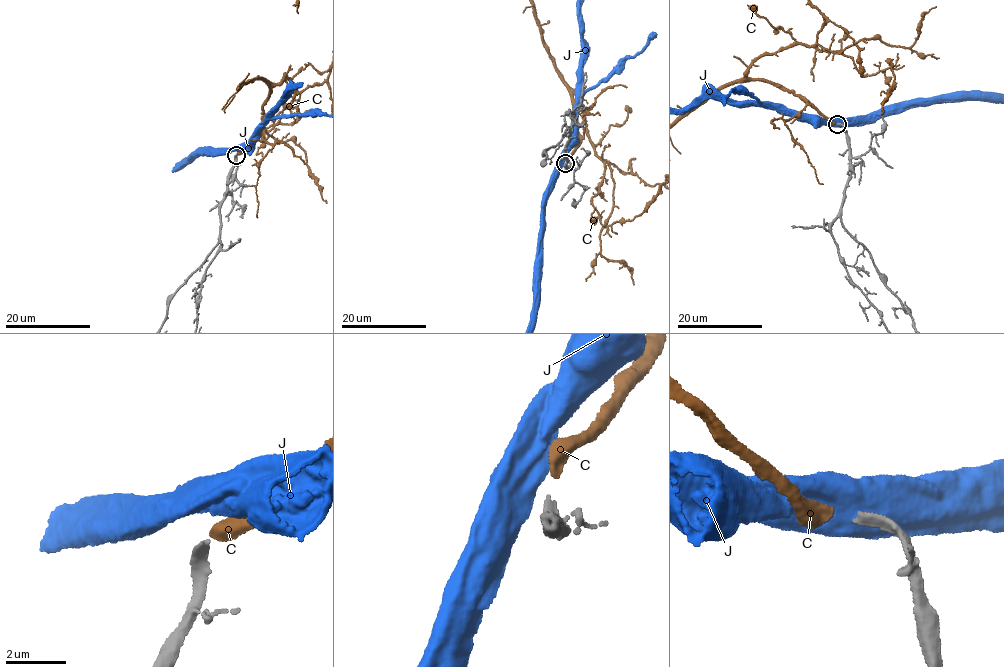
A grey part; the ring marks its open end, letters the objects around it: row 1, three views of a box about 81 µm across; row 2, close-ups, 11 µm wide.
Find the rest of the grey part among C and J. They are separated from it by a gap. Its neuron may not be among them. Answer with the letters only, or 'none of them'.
C

